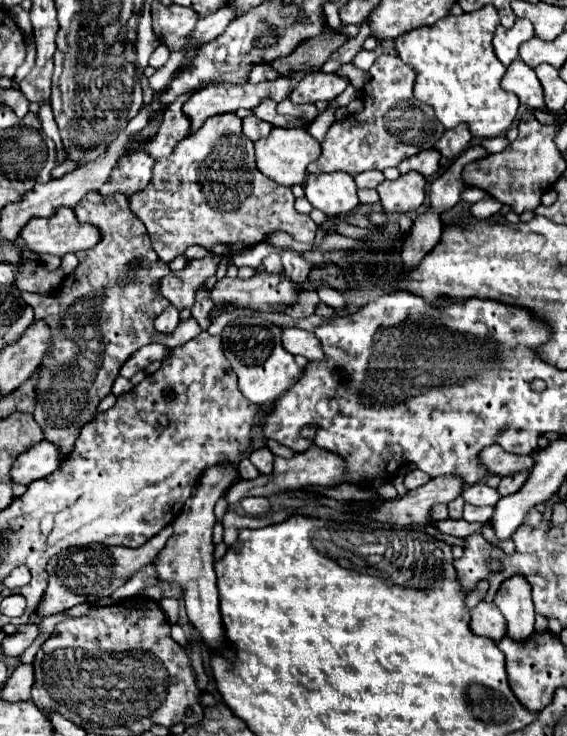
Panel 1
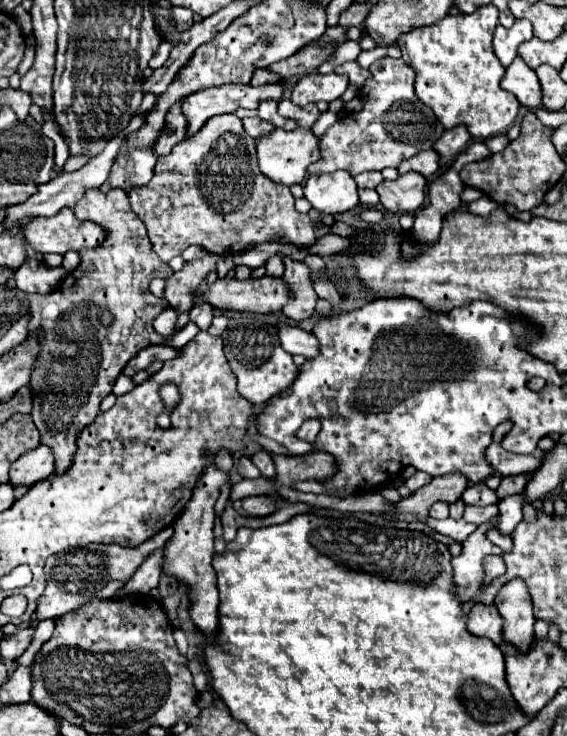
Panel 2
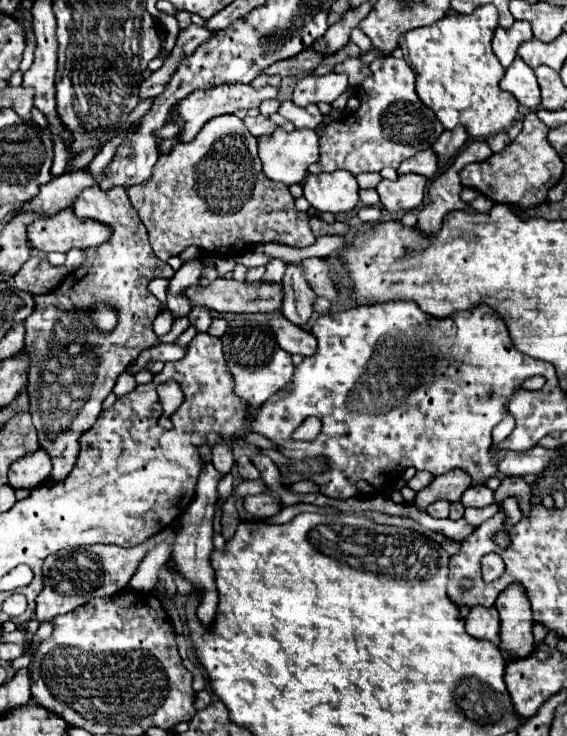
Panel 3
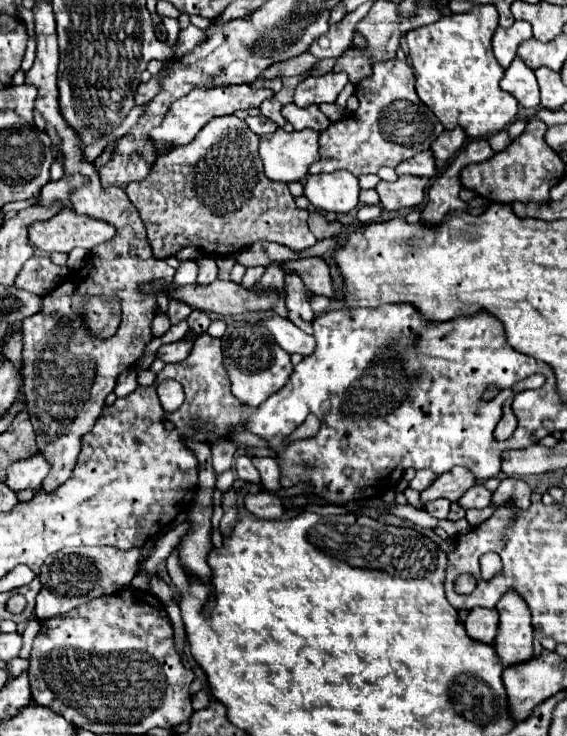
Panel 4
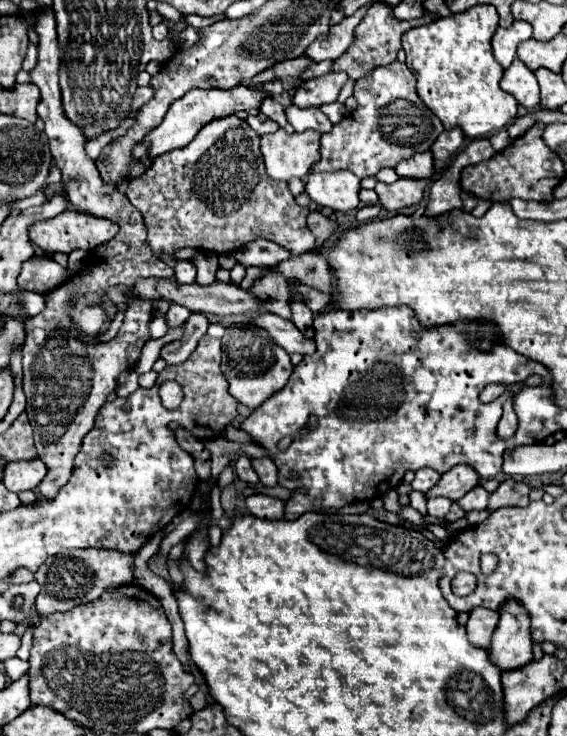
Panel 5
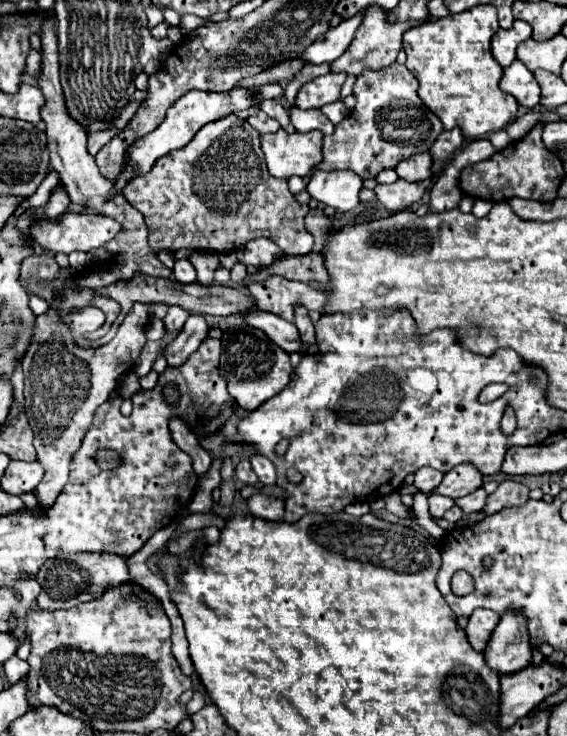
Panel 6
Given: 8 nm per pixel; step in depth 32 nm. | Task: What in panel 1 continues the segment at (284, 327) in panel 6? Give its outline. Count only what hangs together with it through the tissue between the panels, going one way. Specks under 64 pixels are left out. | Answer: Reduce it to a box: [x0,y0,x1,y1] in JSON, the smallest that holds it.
[282,328,324,360]

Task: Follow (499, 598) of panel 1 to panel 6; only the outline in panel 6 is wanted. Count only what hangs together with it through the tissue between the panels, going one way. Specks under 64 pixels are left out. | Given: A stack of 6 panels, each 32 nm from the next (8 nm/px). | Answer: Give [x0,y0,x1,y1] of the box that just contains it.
[484,612,532,676]

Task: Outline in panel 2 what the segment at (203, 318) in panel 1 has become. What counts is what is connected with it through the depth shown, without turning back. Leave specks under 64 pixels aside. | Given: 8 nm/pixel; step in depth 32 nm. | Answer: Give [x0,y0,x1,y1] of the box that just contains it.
[190,302,212,330]

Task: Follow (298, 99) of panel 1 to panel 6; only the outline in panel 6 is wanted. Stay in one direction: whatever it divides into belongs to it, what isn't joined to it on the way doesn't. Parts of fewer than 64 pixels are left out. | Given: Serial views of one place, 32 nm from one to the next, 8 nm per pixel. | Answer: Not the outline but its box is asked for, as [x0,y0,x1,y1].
[296,72,346,110]

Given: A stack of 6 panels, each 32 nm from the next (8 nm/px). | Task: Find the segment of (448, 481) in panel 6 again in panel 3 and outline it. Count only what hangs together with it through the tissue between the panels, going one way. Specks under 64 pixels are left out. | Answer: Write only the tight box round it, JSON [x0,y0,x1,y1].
[416,468,472,510]

